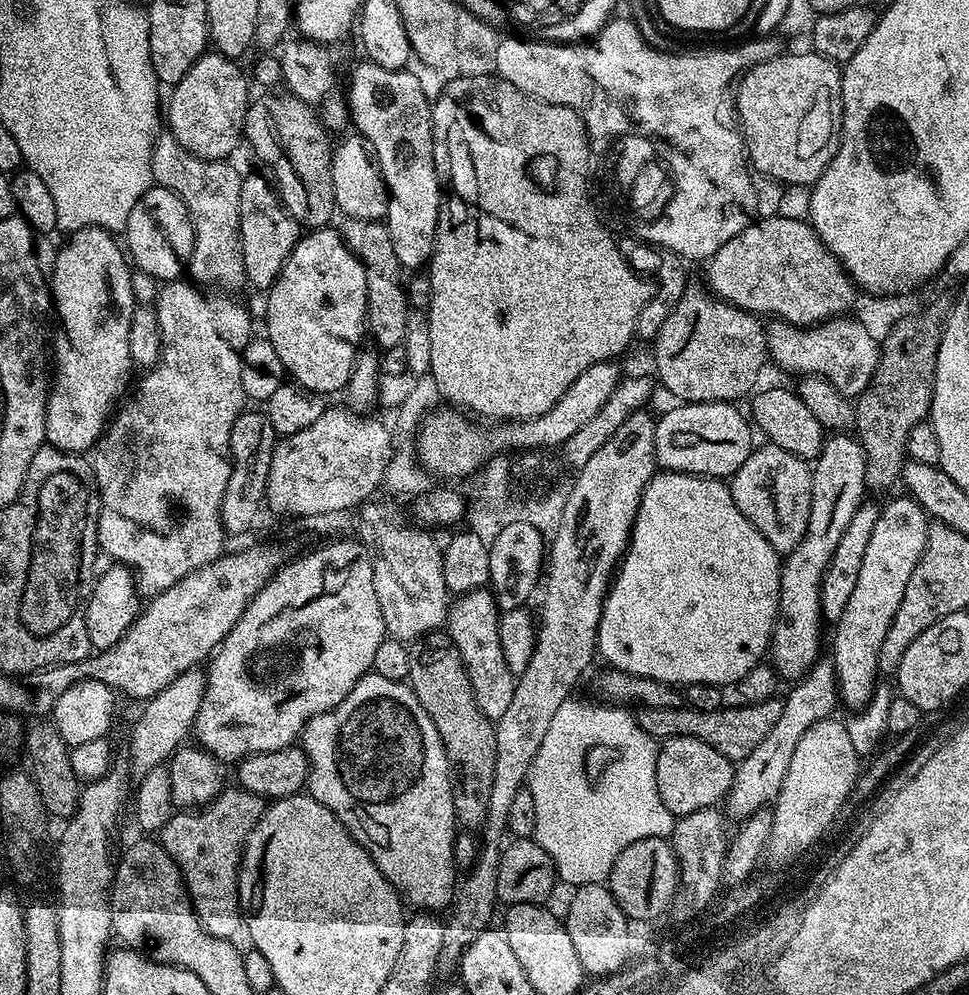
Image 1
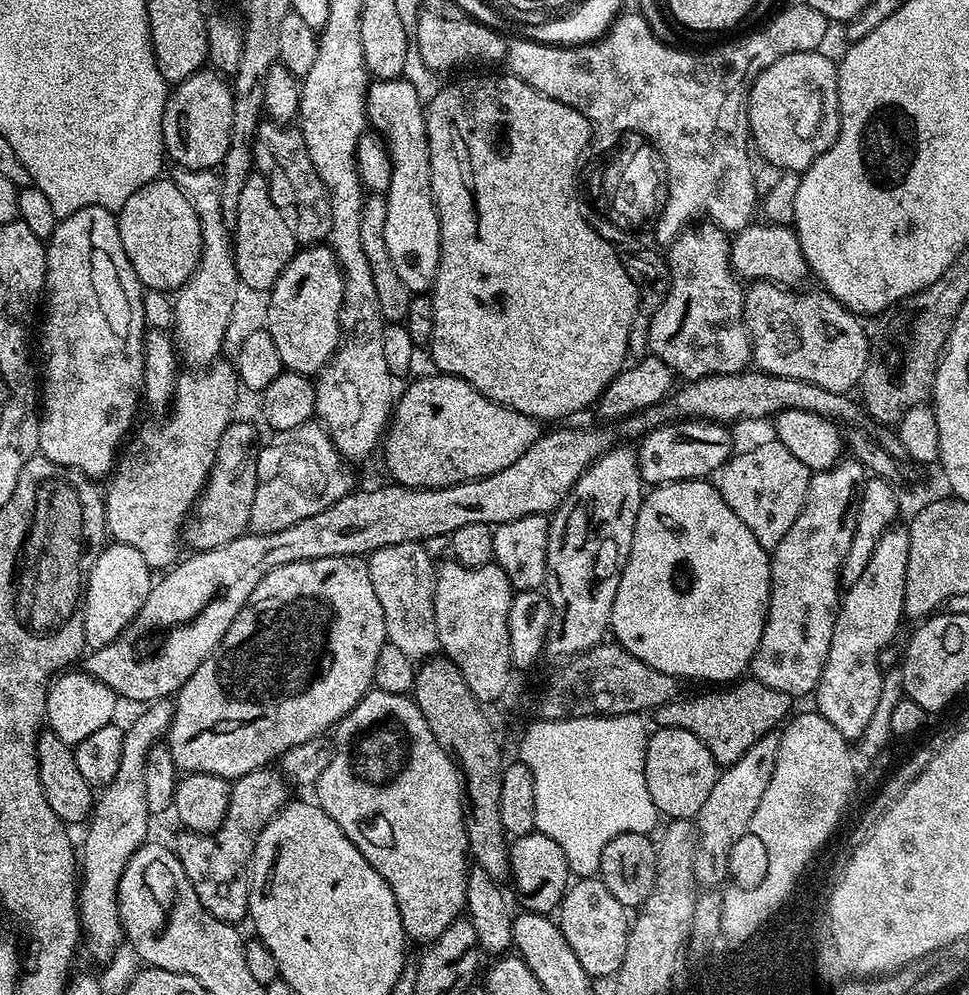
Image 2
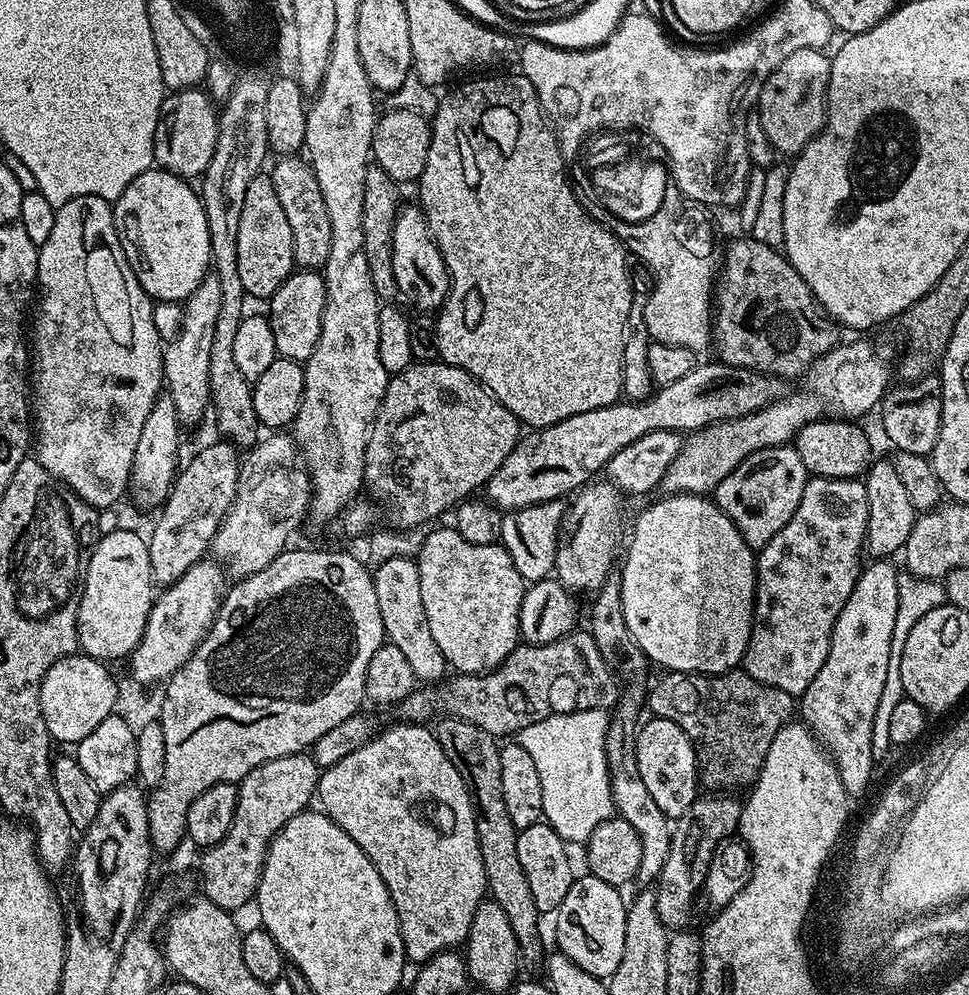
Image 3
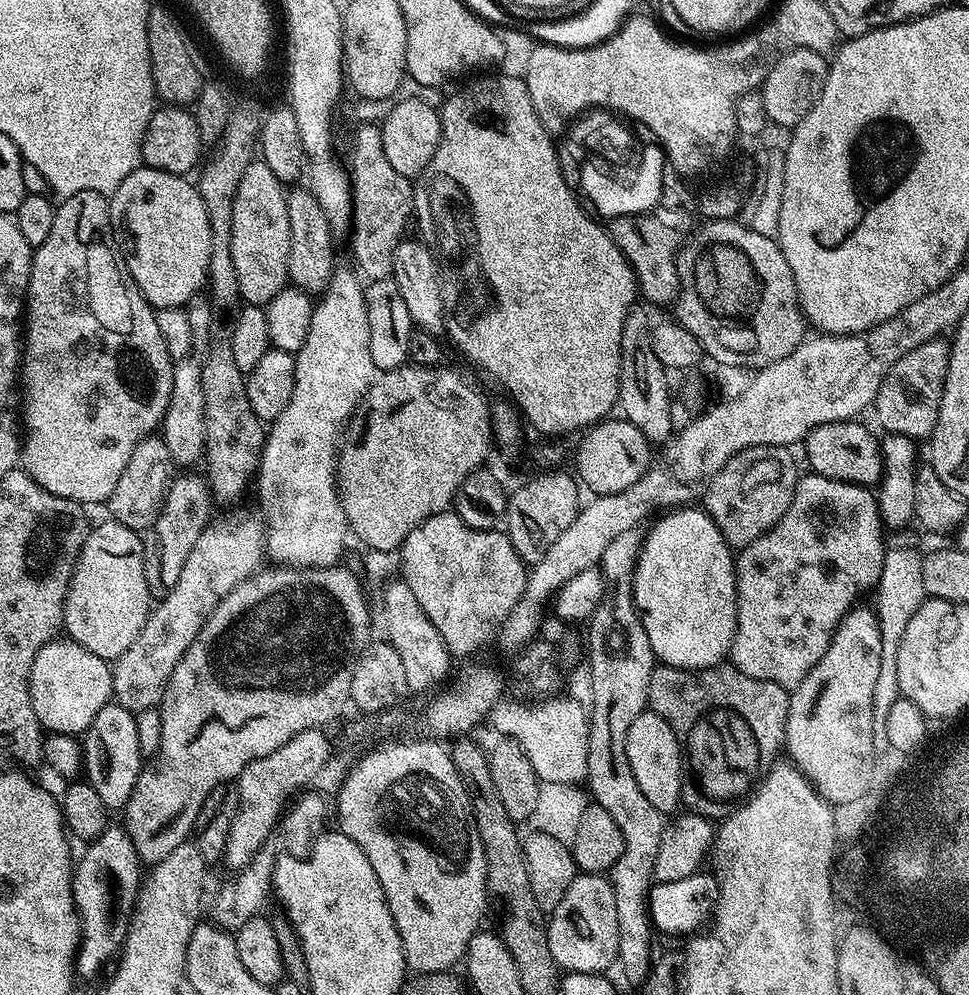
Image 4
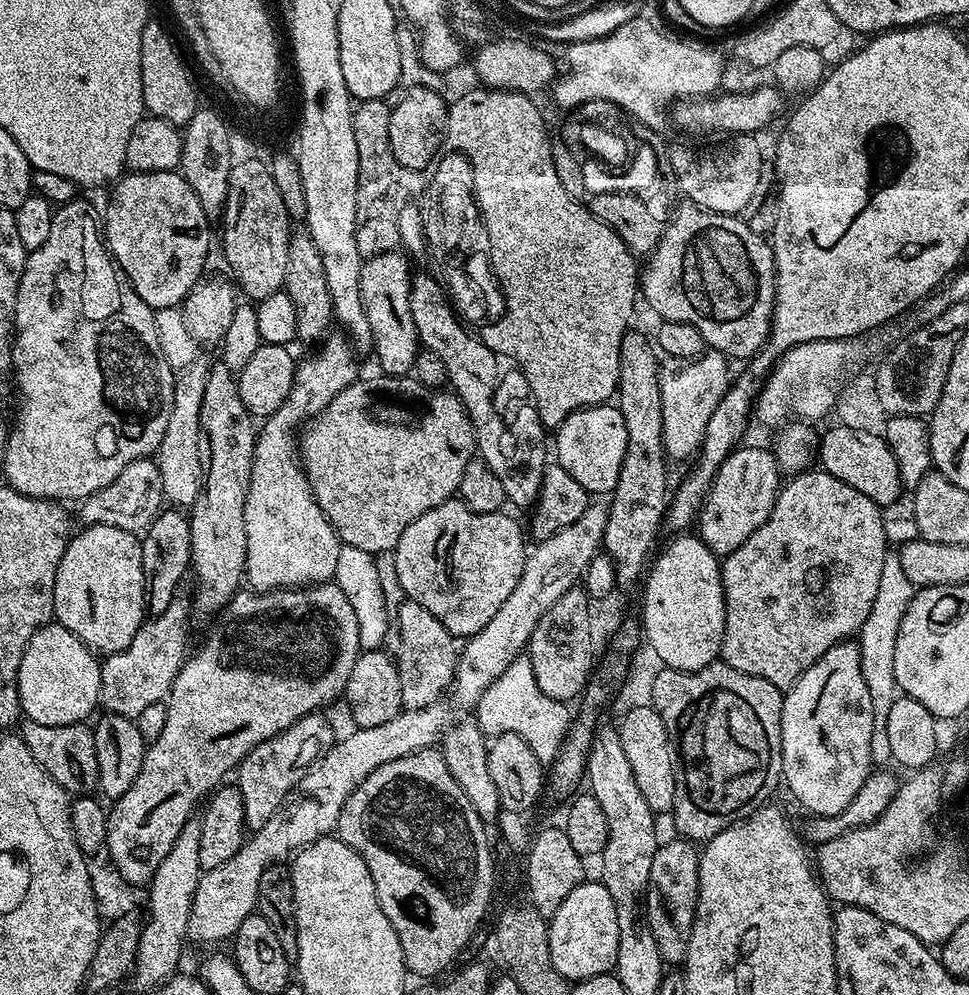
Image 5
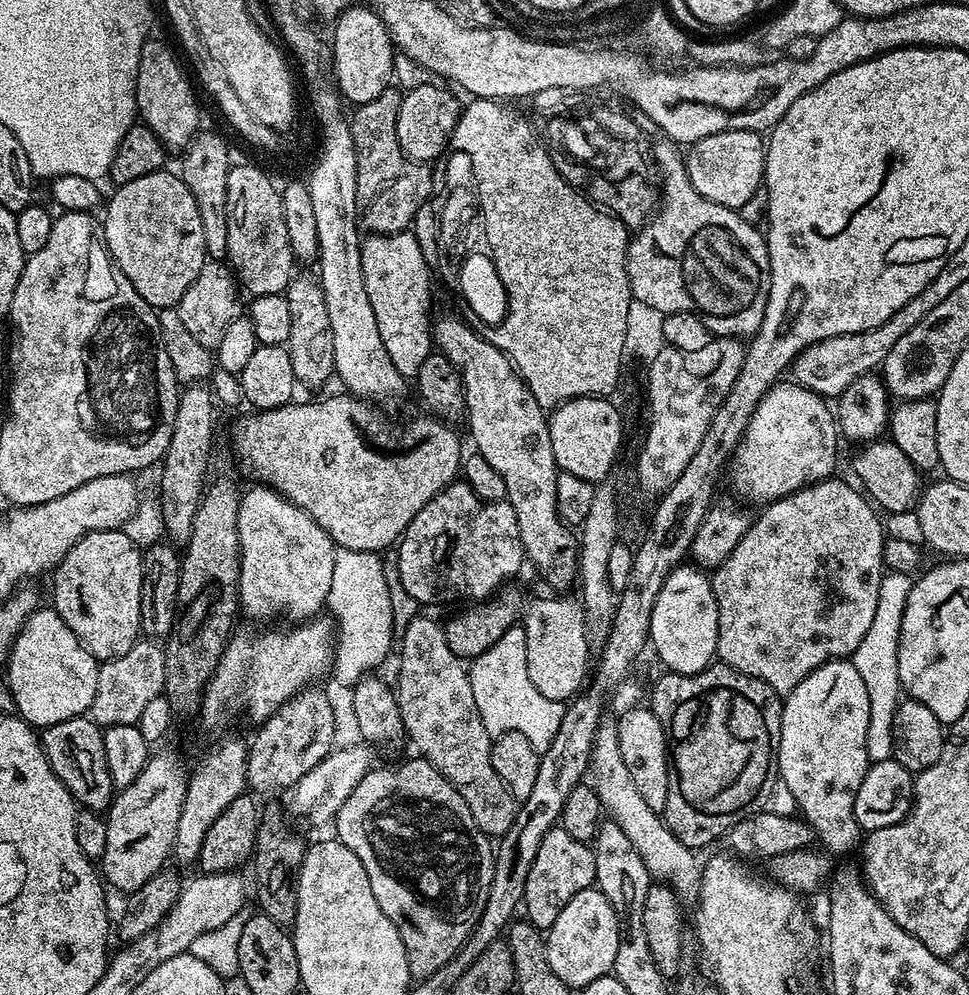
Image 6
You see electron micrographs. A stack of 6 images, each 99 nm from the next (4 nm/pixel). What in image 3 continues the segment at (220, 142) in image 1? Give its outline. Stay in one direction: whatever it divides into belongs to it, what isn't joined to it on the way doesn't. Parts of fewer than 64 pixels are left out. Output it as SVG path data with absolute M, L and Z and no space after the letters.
M199 87L181 88L165 95L154 134L155 163L166 172L185 178L203 177L218 142L218 108Z

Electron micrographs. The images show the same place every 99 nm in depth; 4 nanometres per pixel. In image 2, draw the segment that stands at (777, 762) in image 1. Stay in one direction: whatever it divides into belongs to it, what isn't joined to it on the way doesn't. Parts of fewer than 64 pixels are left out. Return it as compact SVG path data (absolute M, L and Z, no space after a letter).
M767 732L738 762L727 765L717 775L714 790L710 790L702 810L694 817L698 833L696 857L693 870L697 881L724 880L728 875L728 851L738 842L738 838L749 835L754 810L758 810L758 802L762 802L762 794L766 794L766 786L770 786L770 774L774 774L774 766L778 762L778 746L780 738L776 732Z

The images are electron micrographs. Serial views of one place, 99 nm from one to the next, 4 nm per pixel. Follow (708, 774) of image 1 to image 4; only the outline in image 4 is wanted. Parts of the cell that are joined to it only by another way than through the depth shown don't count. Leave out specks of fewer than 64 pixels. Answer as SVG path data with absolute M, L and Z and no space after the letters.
M646 710L630 722L630 730L626 734L626 759L630 761L630 771L638 782L642 794L654 810L672 814L681 807L686 779L686 760L682 755L680 740L674 734L670 722L658 713Z

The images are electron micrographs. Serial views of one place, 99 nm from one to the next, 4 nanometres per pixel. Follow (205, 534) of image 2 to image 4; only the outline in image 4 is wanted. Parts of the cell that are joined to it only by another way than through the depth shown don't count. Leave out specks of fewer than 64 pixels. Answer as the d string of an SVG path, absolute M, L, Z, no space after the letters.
M203 475L178 476L169 483L162 510L143 537L144 573L148 591L156 598L163 597L167 589L176 585L186 558L190 558L190 550L194 550L194 542L198 542L198 534L202 534L213 519L214 497L207 479Z

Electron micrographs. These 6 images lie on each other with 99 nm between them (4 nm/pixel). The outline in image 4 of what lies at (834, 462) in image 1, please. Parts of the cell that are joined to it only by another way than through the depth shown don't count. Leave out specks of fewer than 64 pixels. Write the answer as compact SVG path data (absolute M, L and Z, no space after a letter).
M815 474L807 475L801 475L797 479L794 498L786 510L786 514L782 514L779 522L766 534L762 534L762 538L750 542L750 546L739 549L738 555L735 557L736 633L732 639L730 663L733 668L737 668L742 674L750 674L750 678L762 678L766 682L774 682L778 686L789 690L798 687L802 678L806 678L806 674L810 674L810 670L814 670L818 658L822 658L822 654L826 654L842 618L846 613L857 607L859 600L856 599L863 592L871 593L875 589L882 574L882 562L886 551L886 543L884 544L886 525L880 518L880 508L876 505L876 492L871 487L862 484L847 484L844 480L831 480Z

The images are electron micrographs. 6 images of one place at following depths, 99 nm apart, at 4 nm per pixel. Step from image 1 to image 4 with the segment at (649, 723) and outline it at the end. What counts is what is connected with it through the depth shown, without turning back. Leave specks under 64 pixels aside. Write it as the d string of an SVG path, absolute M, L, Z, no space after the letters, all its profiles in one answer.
M728 662L695 670L660 664L652 671L648 708L666 718L680 740L690 773L682 797L687 811L720 822L756 791L785 747L789 695L789 689L750 678Z

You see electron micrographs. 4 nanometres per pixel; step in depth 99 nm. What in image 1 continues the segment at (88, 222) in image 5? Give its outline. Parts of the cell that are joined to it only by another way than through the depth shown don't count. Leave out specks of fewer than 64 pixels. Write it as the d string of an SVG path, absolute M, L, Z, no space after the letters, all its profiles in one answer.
M83 228L71 233L65 240L68 241L64 245L59 245L52 267L54 316L60 319L64 345L60 348L60 361L54 364L55 375L57 372L60 380L53 379L50 384L44 439L51 447L63 452L84 454L95 449L97 440L103 436L104 429L110 423L118 401L125 395L128 371L134 368L128 339L132 309L136 307L137 300L131 292L133 269L126 259L125 249L116 245L117 237L113 233L107 232L105 228Z

